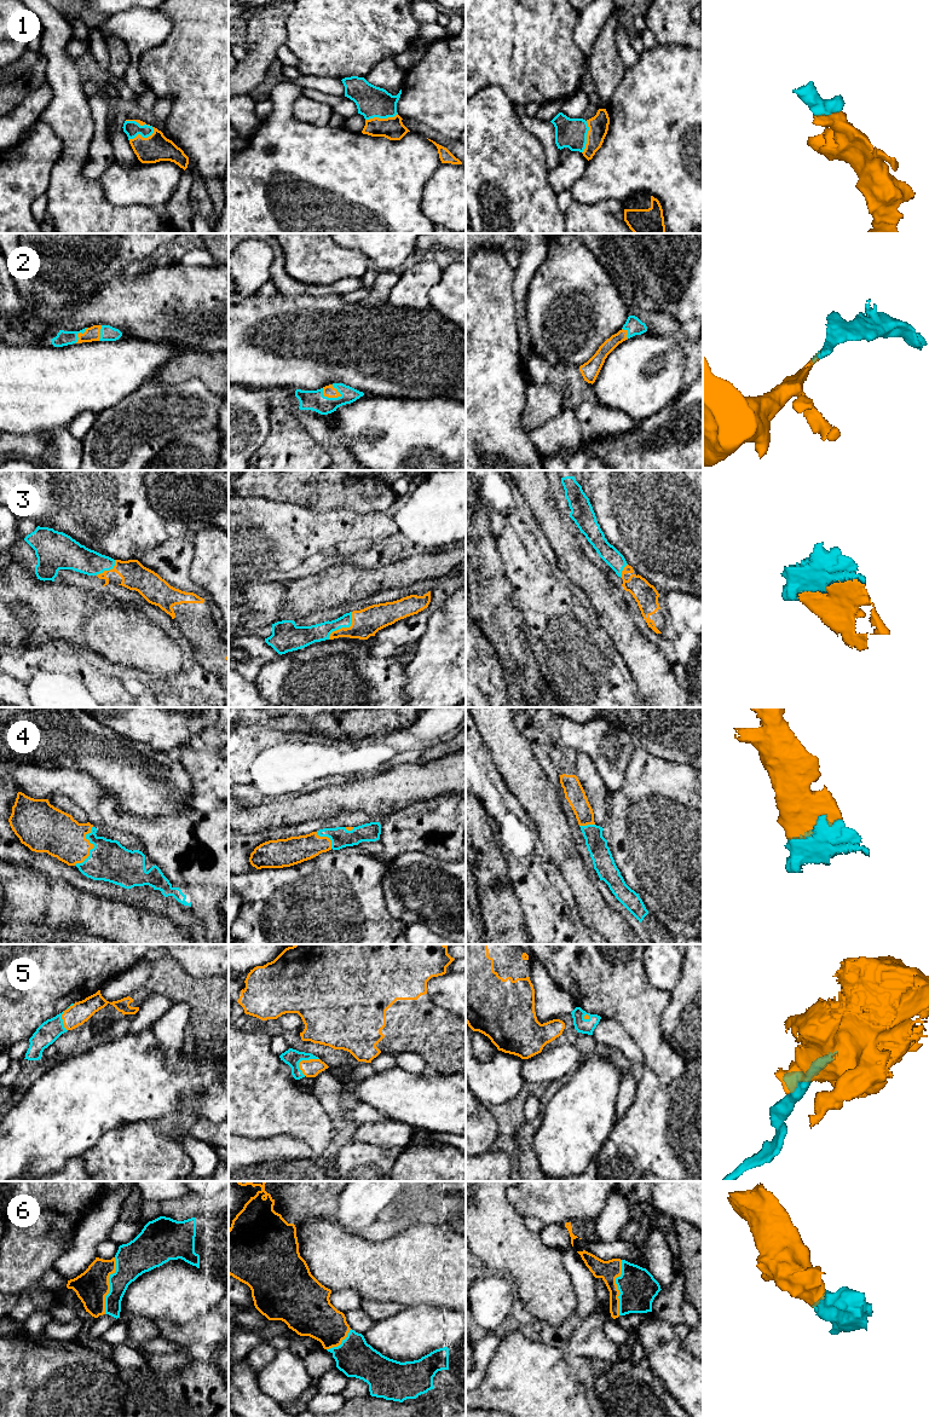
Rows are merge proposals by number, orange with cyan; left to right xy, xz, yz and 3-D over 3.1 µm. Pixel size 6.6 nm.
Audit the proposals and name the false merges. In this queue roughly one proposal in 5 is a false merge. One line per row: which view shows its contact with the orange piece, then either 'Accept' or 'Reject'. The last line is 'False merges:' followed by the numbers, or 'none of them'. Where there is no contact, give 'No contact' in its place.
1: Touches orange in xz. Accept
2: Touches orange in xz. Accept
3: Touches orange in xz. Accept
4: Touches orange in xy. Accept
5: Touches orange in xz. Accept
6: Touches orange in xy. Accept
False merges: none of them

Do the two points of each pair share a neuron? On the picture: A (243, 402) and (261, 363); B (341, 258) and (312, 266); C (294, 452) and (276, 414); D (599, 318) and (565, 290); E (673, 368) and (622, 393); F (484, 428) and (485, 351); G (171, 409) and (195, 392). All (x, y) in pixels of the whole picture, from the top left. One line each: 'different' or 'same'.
A: different
B: same
C: same
D: same
E: same
F: same
G: same

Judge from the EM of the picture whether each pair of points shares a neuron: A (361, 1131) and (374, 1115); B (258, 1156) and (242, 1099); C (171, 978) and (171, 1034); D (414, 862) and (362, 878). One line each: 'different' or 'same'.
A: different
B: different
C: different
D: different

